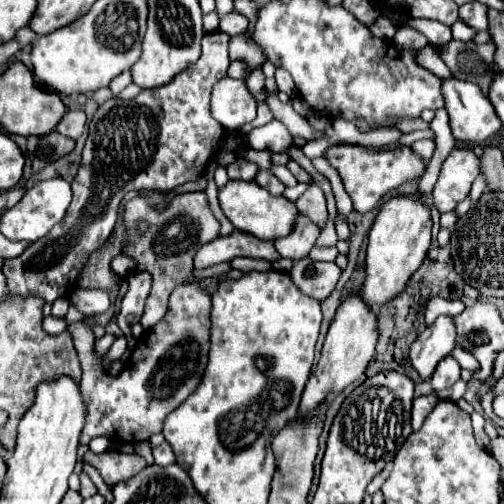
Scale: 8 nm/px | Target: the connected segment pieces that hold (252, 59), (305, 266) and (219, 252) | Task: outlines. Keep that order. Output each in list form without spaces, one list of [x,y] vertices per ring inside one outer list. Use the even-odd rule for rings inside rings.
[[[249,30],[231,38],[229,57],[230,60],[247,60],[249,68],[263,66],[267,62],[267,56],[263,54],[261,46],[255,42],[255,38],[253,38],[253,34]]]
[[[303,258],[293,264],[289,276],[303,294],[321,302],[335,290],[341,270],[335,262],[315,262],[311,258]]]
[[[233,230],[229,236],[217,236],[215,240],[203,244],[193,258],[195,268],[207,268],[219,262],[231,262],[237,256],[249,258],[263,258],[263,260],[279,260],[279,252],[275,250],[273,242],[259,240],[247,232]]]

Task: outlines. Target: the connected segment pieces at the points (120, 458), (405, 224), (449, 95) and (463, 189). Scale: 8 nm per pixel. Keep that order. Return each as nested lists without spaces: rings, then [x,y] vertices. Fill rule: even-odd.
[[[87,450],[83,460],[89,462],[91,466],[95,466],[99,470],[99,474],[103,476],[105,484],[111,488],[119,482],[125,482],[125,480],[137,476],[147,466],[147,462],[141,456],[125,454],[119,450],[107,450],[103,454],[95,454],[95,452]]]
[[[393,196],[383,206],[375,218],[375,224],[369,232],[367,246],[367,276],[361,286],[363,300],[371,306],[381,306],[387,300],[395,298],[413,272],[421,266],[431,244],[431,212],[425,196]]]
[[[445,78],[443,100],[449,112],[455,140],[467,144],[483,144],[487,136],[495,132],[493,128],[501,128],[499,116],[495,114],[489,98],[473,82]]]
[[[473,148],[453,150],[443,162],[439,182],[433,188],[433,202],[439,212],[453,210],[471,190],[473,180],[479,176],[479,158]]]

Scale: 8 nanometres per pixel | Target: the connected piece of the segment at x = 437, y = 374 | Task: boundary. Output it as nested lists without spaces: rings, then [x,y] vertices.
[[[447,356],[437,364],[437,368],[431,376],[431,386],[435,392],[441,392],[445,388],[451,388],[459,378],[461,378],[459,362],[453,356]]]

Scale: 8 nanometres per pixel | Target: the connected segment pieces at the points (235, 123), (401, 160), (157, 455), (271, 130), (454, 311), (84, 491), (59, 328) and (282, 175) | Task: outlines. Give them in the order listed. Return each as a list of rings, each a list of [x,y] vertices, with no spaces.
[[[225,76],[213,86],[211,114],[221,126],[237,130],[241,124],[253,122],[255,112],[257,102],[249,92],[245,80],[233,80]]]
[[[359,144],[331,146],[323,154],[337,170],[345,184],[347,194],[353,198],[353,208],[357,212],[369,212],[381,196],[401,186],[405,180],[421,176],[421,158],[409,146],[397,146],[391,150],[371,150]]]
[[[167,442],[153,448],[153,462],[157,466],[169,466],[169,464],[175,462],[175,454],[173,454],[173,450],[171,450],[171,446]]]
[[[271,120],[265,126],[253,128],[247,136],[245,142],[249,148],[253,150],[271,150],[271,152],[285,152],[285,148],[291,144],[291,134],[289,130],[279,122],[279,120]]]
[[[435,296],[435,298],[429,298],[427,302],[427,310],[425,310],[425,324],[433,324],[435,318],[440,315],[448,315],[455,317],[465,310],[465,304],[461,300],[447,300],[447,298],[441,298],[441,296]]]
[[[81,472],[81,490],[79,490],[79,494],[83,496],[83,498],[89,498],[89,496],[93,496],[93,494],[97,494],[97,488],[95,488],[95,484],[91,482],[91,478],[85,474],[85,472]]]
[[[47,316],[43,320],[43,328],[47,334],[59,334],[59,332],[65,332],[67,330],[67,322],[65,318],[55,318],[55,316]]]
[[[271,166],[271,172],[273,172],[285,186],[295,186],[295,184],[297,184],[295,176],[289,172],[287,166]]]

